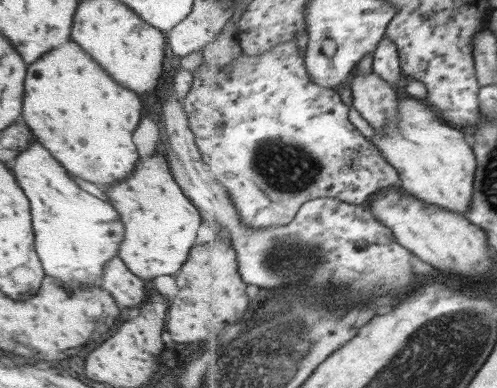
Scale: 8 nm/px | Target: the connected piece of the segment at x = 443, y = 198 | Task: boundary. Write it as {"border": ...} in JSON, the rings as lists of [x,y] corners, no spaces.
{"border":[[[416,97],[399,100],[397,130],[375,134],[374,142],[387,161],[398,169],[399,187],[427,204],[463,215],[470,212],[474,203],[477,160],[465,134],[443,121],[427,102]]]}

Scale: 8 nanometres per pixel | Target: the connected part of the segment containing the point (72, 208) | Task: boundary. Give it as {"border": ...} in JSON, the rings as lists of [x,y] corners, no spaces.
{"border":[[[34,137],[10,162],[16,183],[28,198],[33,228],[33,246],[43,269],[44,276],[51,276],[67,290],[81,286],[98,286],[103,264],[118,256],[119,242],[123,240],[123,223],[110,204],[81,190],[71,179],[70,173],[47,152]]]}

